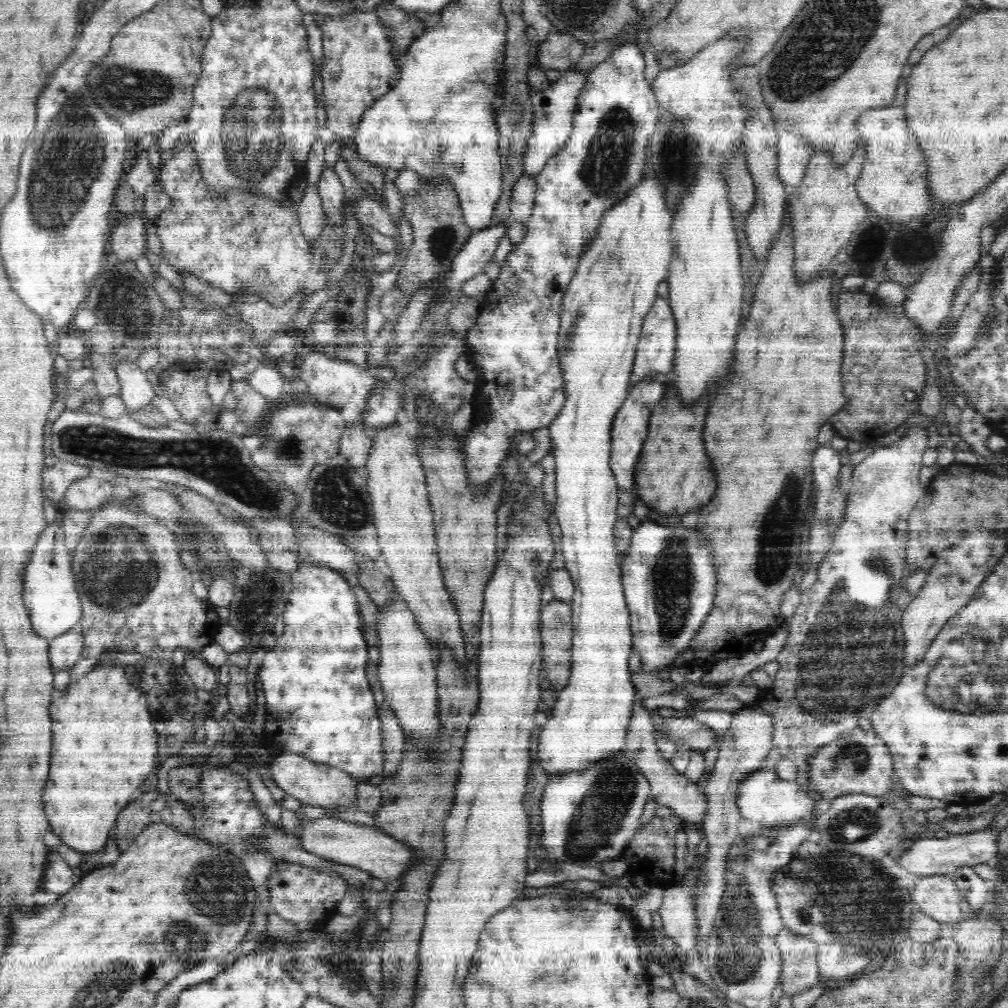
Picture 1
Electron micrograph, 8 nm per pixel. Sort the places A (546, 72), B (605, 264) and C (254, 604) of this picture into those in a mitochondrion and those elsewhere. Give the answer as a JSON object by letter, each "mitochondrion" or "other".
{"A":"other","B":"mitochondrion","C":"mitochondrion"}

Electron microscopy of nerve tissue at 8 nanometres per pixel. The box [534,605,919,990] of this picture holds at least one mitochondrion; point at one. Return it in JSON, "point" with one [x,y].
{"point":[831,892]}

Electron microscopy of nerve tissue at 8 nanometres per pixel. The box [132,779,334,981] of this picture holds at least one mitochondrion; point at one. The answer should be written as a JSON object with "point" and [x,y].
{"point":[222,897]}

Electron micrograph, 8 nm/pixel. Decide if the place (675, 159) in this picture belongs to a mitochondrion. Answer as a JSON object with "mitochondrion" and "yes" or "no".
{"mitochondrion":"yes"}

